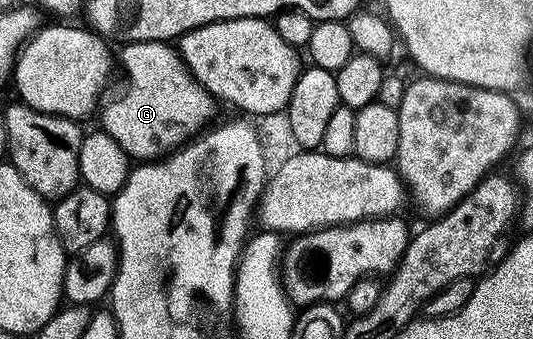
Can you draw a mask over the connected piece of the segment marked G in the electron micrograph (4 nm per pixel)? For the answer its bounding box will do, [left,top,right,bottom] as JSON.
[100,40,216,162]

